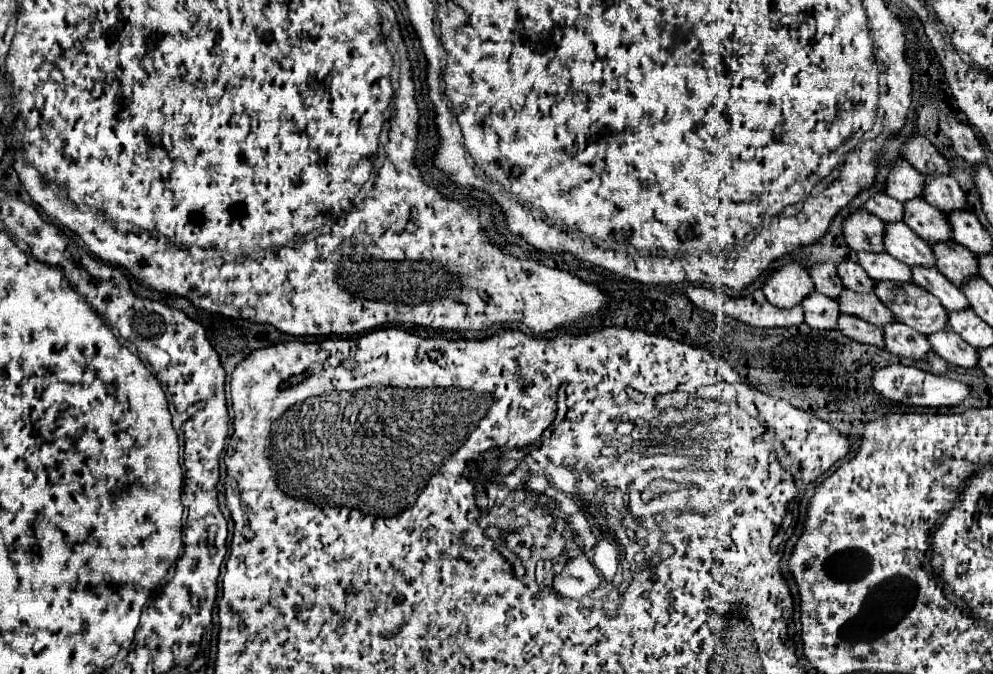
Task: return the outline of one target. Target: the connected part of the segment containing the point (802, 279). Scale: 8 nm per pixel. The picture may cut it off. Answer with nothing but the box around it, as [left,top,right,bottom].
[762,261,814,307]

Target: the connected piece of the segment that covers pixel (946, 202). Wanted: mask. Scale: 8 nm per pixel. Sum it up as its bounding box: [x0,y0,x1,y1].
[922,173,966,213]

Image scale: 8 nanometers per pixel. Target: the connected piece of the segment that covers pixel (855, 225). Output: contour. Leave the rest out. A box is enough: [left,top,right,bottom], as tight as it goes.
[842,209,884,251]

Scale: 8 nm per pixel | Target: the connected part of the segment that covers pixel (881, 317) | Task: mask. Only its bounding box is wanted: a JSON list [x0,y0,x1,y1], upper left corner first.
[840,289,894,327]

